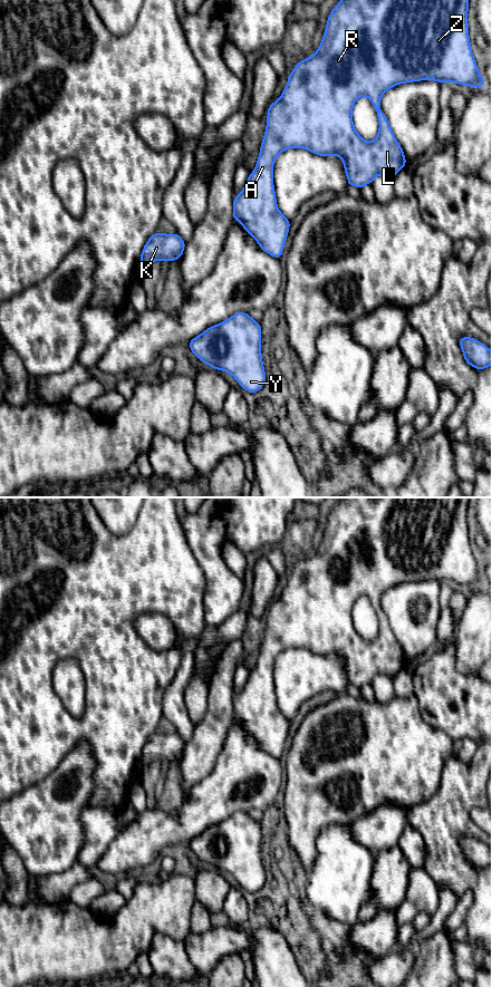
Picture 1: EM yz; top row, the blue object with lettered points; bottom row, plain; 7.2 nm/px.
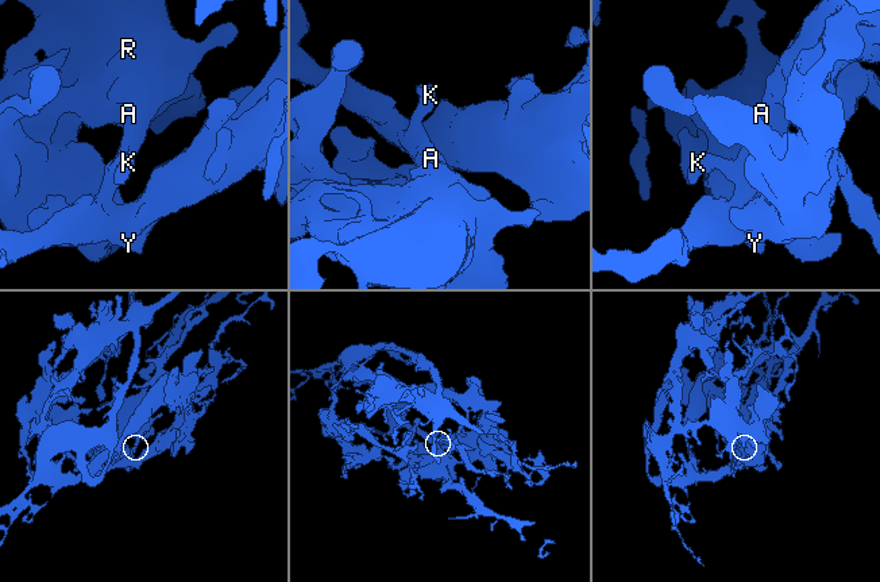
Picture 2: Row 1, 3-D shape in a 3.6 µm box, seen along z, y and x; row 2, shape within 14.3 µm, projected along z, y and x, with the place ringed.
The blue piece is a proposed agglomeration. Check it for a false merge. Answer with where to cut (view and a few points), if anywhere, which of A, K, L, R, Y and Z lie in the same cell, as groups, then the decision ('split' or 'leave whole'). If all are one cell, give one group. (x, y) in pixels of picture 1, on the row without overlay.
no cut | A K L R Y Z | leave whole

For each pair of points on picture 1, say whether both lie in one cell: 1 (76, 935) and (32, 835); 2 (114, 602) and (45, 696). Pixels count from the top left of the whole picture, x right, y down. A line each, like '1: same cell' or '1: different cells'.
1: different cells
2: same cell

